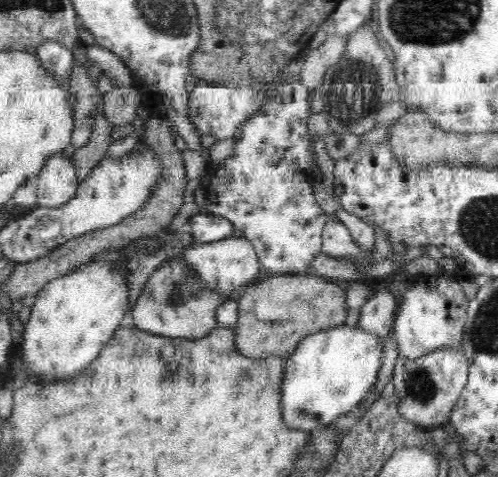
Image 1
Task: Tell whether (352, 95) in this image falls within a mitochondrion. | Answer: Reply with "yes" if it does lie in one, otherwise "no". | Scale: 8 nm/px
yes

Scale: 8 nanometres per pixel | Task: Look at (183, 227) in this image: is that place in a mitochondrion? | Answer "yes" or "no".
no

